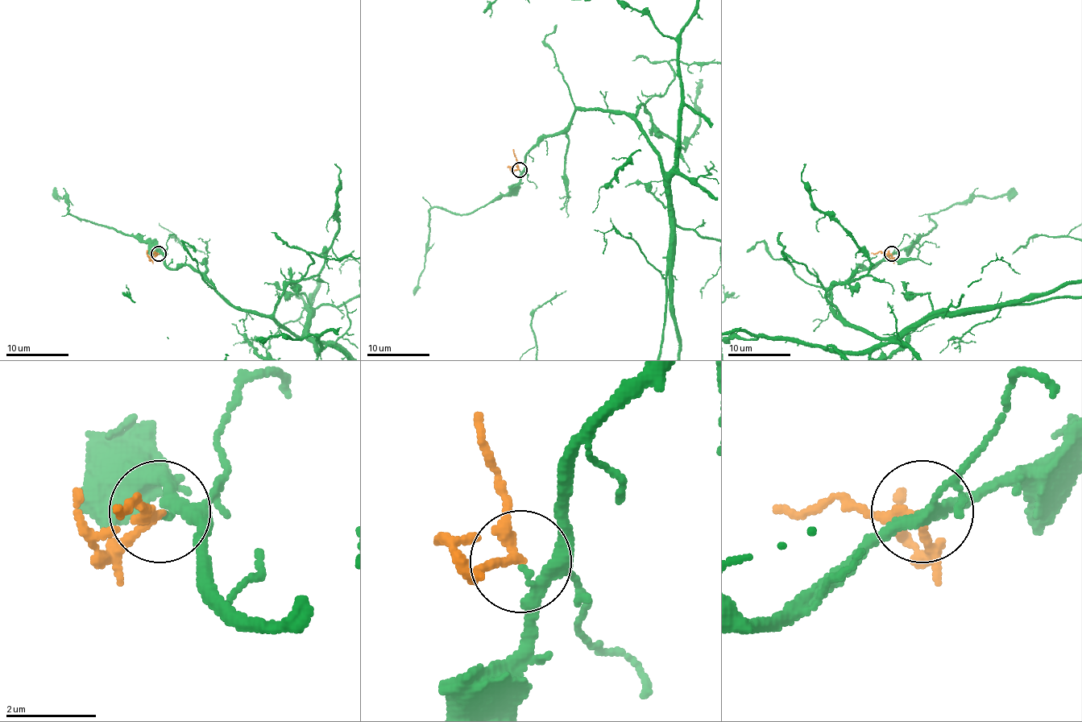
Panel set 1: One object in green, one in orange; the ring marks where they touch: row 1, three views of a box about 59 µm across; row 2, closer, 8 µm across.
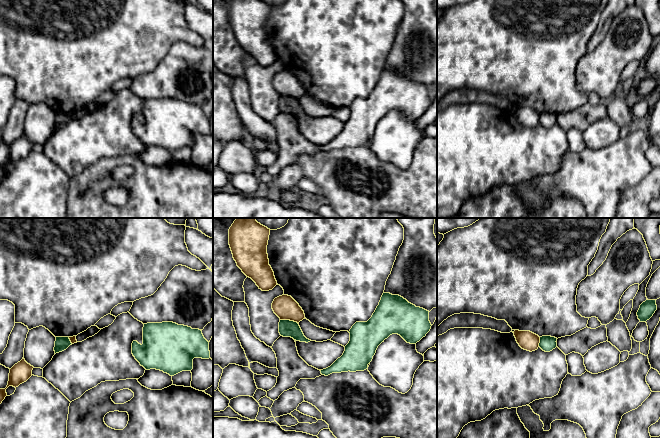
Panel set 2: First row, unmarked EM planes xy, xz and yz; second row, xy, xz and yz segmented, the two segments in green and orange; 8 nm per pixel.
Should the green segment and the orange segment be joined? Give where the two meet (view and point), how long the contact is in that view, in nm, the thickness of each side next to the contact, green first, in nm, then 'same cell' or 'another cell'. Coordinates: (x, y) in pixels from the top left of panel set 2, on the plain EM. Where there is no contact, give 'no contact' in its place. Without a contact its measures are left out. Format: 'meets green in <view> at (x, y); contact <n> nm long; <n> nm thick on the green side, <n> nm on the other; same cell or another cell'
meets green in xz at (289, 96); contact 150 nm long; 140 nm thick on the green side, 190 nm on the other; another cell

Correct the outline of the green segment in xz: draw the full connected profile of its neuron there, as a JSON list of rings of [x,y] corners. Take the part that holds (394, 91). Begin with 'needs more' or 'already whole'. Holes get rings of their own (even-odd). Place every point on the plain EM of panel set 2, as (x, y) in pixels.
already whole | [[[383,69],[379,81],[367,98],[356,98],[350,105],[350,117],[345,122],[343,131],[330,143],[320,146],[322,151],[332,149],[356,148],[368,145],[378,122],[392,110],[400,111],[407,119],[416,120],[431,105],[429,87],[416,83],[399,71]]]

